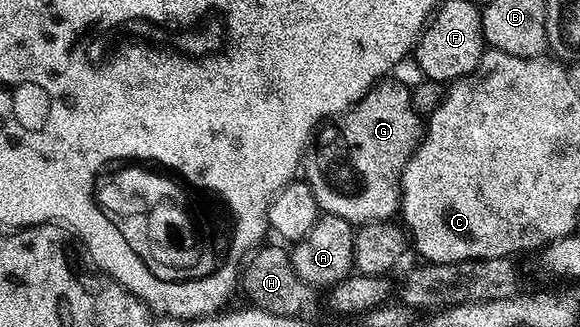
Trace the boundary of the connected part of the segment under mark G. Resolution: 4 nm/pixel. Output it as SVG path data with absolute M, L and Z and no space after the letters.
M390 79L377 81L373 88L367 90L364 98L341 113L337 121L338 136L346 147L346 164L350 168L334 168L334 128L330 122L323 123L315 131L300 157L300 168L306 185L312 190L319 209L327 216L339 216L355 226L389 221L393 217L390 215L399 211L402 202L402 171L424 135L424 120L412 106L410 88L398 80Z

